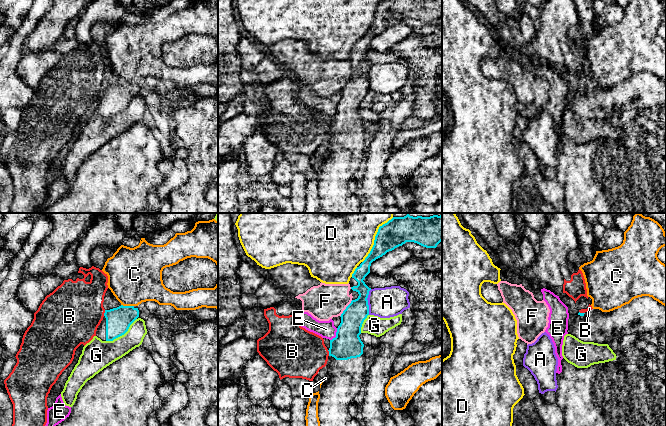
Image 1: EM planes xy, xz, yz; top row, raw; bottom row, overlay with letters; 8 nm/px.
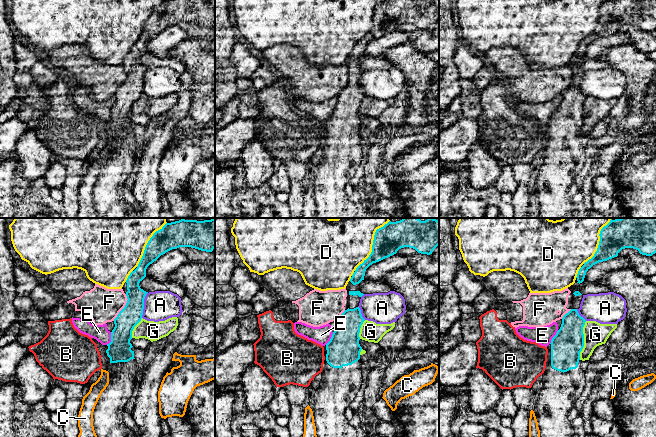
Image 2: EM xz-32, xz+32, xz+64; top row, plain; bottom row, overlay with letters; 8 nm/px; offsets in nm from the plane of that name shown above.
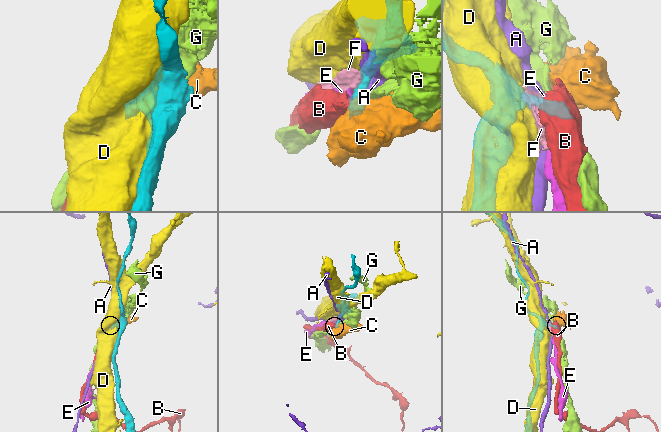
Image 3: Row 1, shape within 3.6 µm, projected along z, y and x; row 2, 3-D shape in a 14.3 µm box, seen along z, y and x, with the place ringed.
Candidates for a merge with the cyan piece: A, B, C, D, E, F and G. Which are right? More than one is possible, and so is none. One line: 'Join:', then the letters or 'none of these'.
Join: none of these

